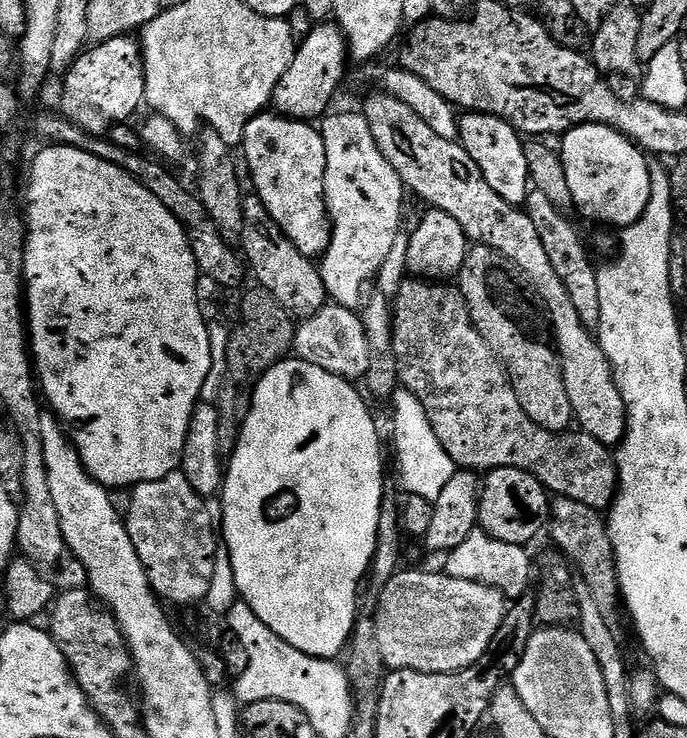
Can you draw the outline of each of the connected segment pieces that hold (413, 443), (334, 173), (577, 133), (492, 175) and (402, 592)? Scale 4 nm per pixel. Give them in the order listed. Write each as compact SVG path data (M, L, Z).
M402 386L397 388L390 397L390 404L392 404L392 436L396 439L396 460L400 463L400 480L405 488L403 491L409 496L435 502L438 494L442 494L442 490L445 489L446 482L454 478L458 470L456 463L452 461L450 454L446 454L442 442L438 442L438 434L434 434L434 426L430 426L430 418L422 402L418 402L418 398L410 394L410 390Z
M356 111L332 115L325 115L319 125L326 142L324 201L332 222L332 241L318 267L331 303L356 310L365 303L364 287L379 277L390 246L394 246L394 238L402 231L400 215L404 212L406 189L394 166L378 150L363 114Z
M579 124L577 128L571 128L566 133L563 133L561 144L558 144L558 151L562 162L566 166L566 183L570 185L570 194L572 195L573 205L580 204L580 212L584 216L589 216L592 220L601 220L601 225L612 226L608 224L617 224L617 229L623 230L629 228L634 222L638 222L638 218L642 218L642 214L646 210L646 206L650 202L650 188L652 186L652 168L648 164L649 157L633 141L629 140L615 128L609 128L607 124Z
M465 113L460 119L458 137L470 158L474 159L483 177L498 196L510 202L511 205L521 207L527 203L531 180L529 178L529 163L526 162L523 139L520 134L494 115L484 113Z
M401 570L396 573L394 578L390 578L390 582L386 582L384 588L379 589L378 596L380 596L380 601L376 604L374 619L378 630L378 646L382 650L385 669L388 670L405 668L406 670L418 670L419 672L457 672L463 668L469 668L471 664L482 658L482 654L486 654L486 650L494 642L494 638L502 626L504 615L508 613L510 607L504 593L498 591L498 589L478 582L466 582L462 578L454 578L440 570L437 570L437 572L407 572L407 570Z

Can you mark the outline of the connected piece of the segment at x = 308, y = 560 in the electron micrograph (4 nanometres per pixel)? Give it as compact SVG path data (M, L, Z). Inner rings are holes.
M285 358L279 360L278 363L270 370L266 370L266 374L258 382L258 386L254 390L254 398L250 406L250 414L246 418L244 428L240 432L240 440L236 444L236 449L232 451L230 459L226 464L224 474L224 486L222 489L222 501L224 506L224 520L222 523L222 544L228 548L230 566L234 570L234 579L237 583L239 599L243 603L250 606L250 610L254 610L254 614L258 614L258 618L262 618L262 622L266 622L266 626L270 626L270 630L274 630L274 634L278 634L278 638L282 638L286 642L290 642L290 646L294 646L294 650L302 650L311 656L320 656L323 660L330 660L339 657L339 652L343 653L347 649L351 638L352 628L358 619L358 611L356 612L356 591L360 588L360 579L369 575L372 566L372 555L376 549L376 539L378 538L378 518L380 510L384 507L386 493L384 493L384 456L380 453L380 432L376 429L376 420L372 417L372 412L368 409L366 401L360 397L360 392L355 383L350 380L343 380L338 374L330 374L330 370L322 370L322 366L314 366L310 362L299 358Z

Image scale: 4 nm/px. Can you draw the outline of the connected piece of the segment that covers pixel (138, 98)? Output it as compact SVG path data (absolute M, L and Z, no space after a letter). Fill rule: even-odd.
M131 35L115 36L81 52L71 68L63 73L62 80L64 80L64 89L60 92L59 111L70 122L74 122L74 126L82 126L82 130L95 136L108 134L116 124L131 121L131 116L139 110L140 104L142 108L145 103L144 57L140 51L139 43Z

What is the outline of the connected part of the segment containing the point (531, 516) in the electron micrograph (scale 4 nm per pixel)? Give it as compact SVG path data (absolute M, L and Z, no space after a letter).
M493 468L483 477L478 524L490 538L528 546L543 528L545 531L549 520L550 493L534 474L517 468Z

